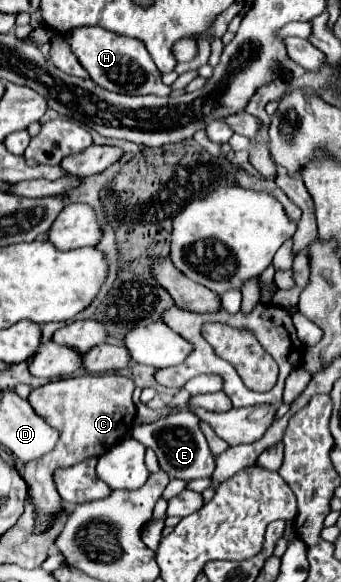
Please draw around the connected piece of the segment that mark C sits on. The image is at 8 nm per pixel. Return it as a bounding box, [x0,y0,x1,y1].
[22,374,136,532]

